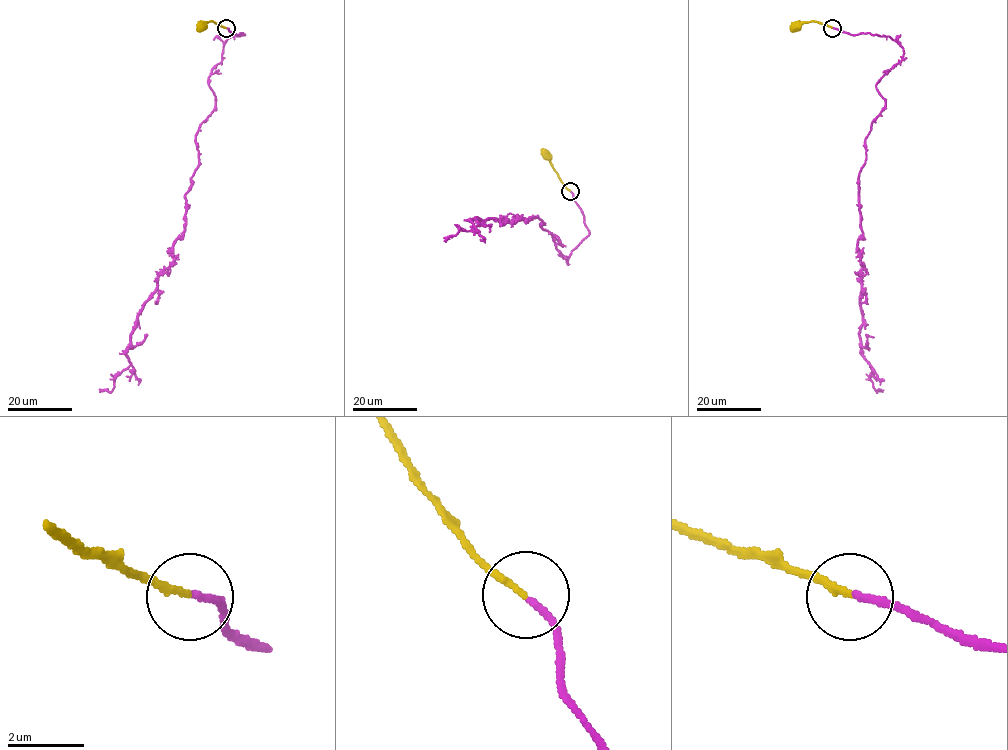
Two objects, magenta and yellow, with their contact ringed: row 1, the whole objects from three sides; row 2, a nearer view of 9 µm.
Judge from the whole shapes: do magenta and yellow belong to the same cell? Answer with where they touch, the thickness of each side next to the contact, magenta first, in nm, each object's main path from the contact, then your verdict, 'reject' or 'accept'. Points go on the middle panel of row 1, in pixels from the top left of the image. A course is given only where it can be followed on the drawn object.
at (570, 191); 170 nm thick on the magenta side, 160 nm on the other; magenta runs (570, 191), (589, 234), (567, 262), (555, 235), (560, 243), (536, 217), (475, 218), (474, 227), (444, 241); yellow runs (570, 191), (542, 148); accept

